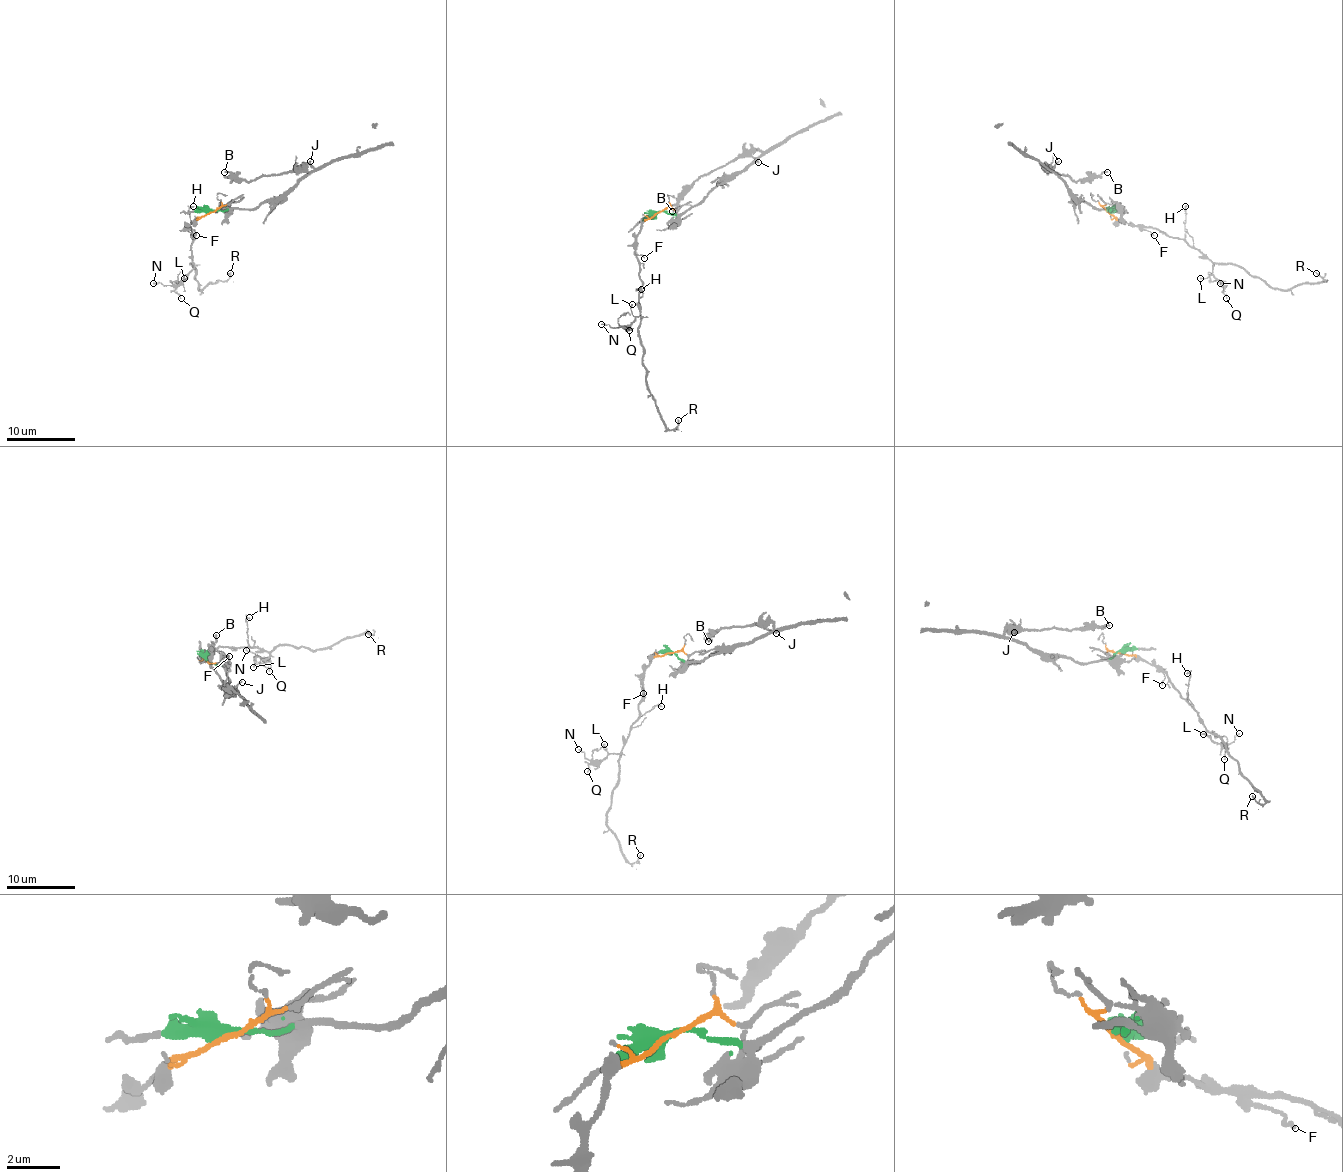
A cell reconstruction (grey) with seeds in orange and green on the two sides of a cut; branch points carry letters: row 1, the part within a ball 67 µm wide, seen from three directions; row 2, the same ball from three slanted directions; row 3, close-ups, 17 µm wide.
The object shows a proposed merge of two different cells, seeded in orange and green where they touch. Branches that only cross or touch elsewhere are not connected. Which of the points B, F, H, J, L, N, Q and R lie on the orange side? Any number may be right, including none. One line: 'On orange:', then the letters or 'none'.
On orange: F, H, L, N, Q, R

